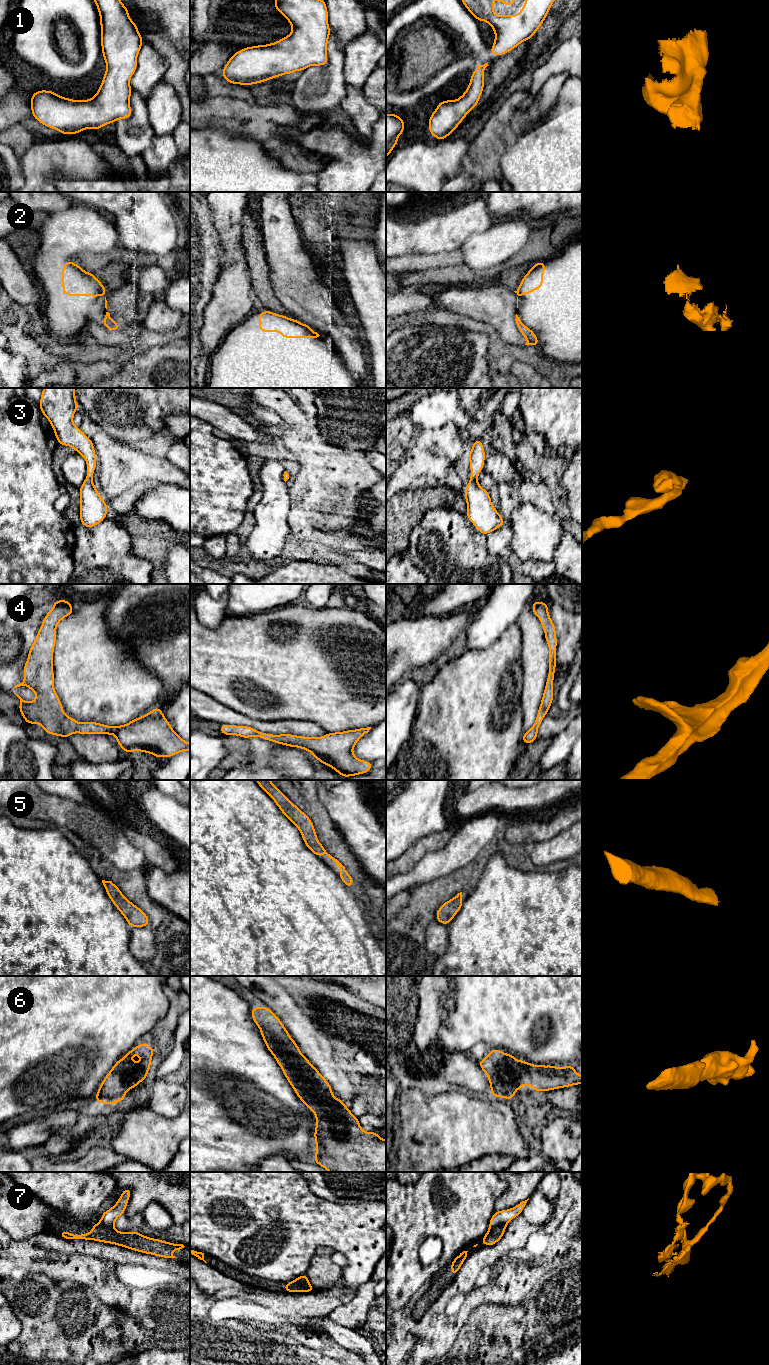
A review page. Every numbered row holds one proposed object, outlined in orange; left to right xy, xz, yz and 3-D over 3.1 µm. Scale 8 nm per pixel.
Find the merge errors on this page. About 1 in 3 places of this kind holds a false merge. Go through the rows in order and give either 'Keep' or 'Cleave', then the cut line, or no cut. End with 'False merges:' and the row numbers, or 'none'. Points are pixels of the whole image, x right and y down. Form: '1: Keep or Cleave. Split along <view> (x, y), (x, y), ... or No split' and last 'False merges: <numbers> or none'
1: Keep. No split
2: Cleave. Split along xz (303, 324), (310, 329)
3: Keep. No split
4: Keep. No split
5: Keep. No split
6: Keep. No split
7: Cleave. Split along yz (505, 1224), (489, 1228)
False merges: 2, 7

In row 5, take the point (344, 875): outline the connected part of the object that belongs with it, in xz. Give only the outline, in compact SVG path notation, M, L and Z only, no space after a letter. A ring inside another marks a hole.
M255 780L256 783L273 799L280 811L295 825L301 835L307 848L316 856L327 855L339 867L341 872L338 874L340 879L350 888L353 886L354 879L349 875L345 867L334 857L328 854L324 846L319 842L313 822L311 819L293 804L288 797L282 793L279 788L270 780Z

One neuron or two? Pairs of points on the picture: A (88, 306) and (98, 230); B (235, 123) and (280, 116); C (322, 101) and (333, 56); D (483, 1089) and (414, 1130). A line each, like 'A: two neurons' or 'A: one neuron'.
A: one neuron
B: one neuron
C: one neuron
D: two neurons

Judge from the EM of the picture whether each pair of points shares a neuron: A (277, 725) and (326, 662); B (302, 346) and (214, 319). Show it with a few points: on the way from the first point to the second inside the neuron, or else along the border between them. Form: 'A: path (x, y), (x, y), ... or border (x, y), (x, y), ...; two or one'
A: border (306, 719), (260, 720); two
B: border (250, 313), (235, 325), (219, 343); two

